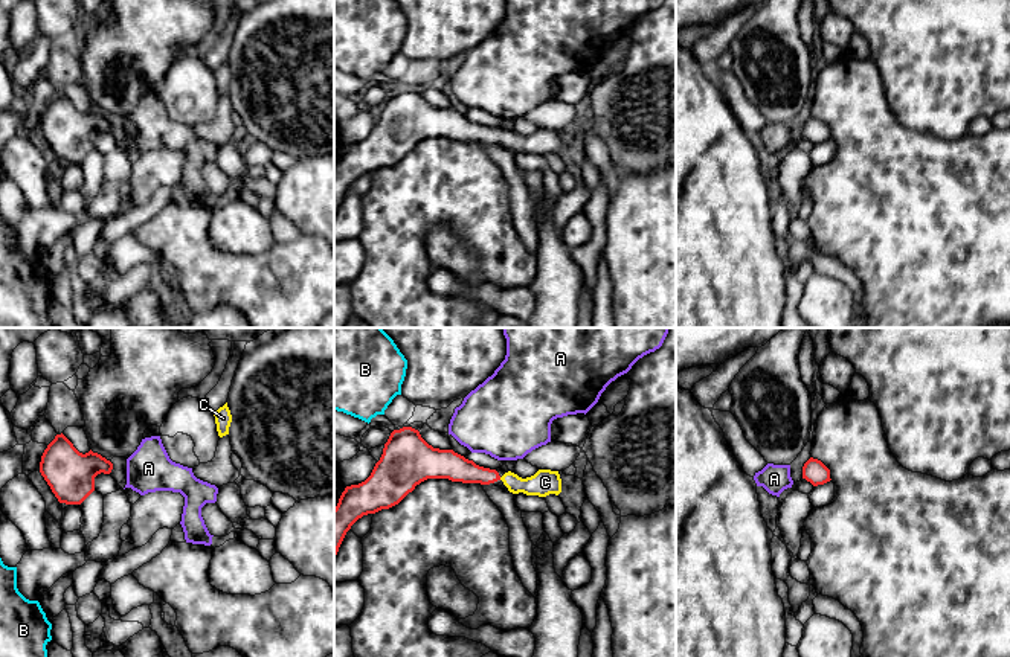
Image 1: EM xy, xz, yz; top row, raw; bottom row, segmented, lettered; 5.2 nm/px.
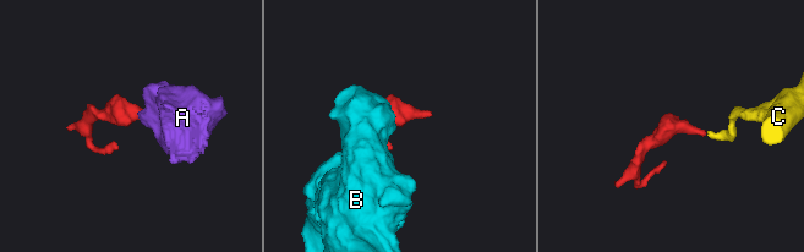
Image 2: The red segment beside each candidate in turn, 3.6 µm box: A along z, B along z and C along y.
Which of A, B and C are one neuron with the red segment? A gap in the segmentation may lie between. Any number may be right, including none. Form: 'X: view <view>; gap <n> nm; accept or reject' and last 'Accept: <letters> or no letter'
A: view xz; gap 50 nm; reject
B: view xz; gap 100 nm; reject
C: view xz; gap 0 nm; accept
Accept: C

